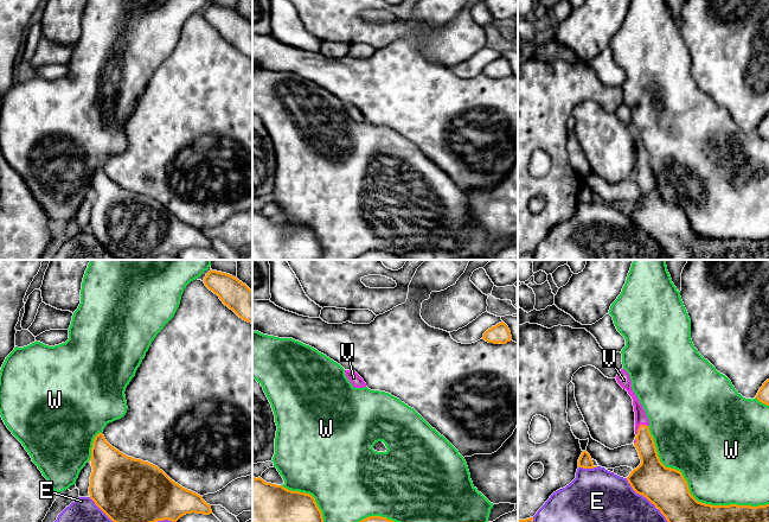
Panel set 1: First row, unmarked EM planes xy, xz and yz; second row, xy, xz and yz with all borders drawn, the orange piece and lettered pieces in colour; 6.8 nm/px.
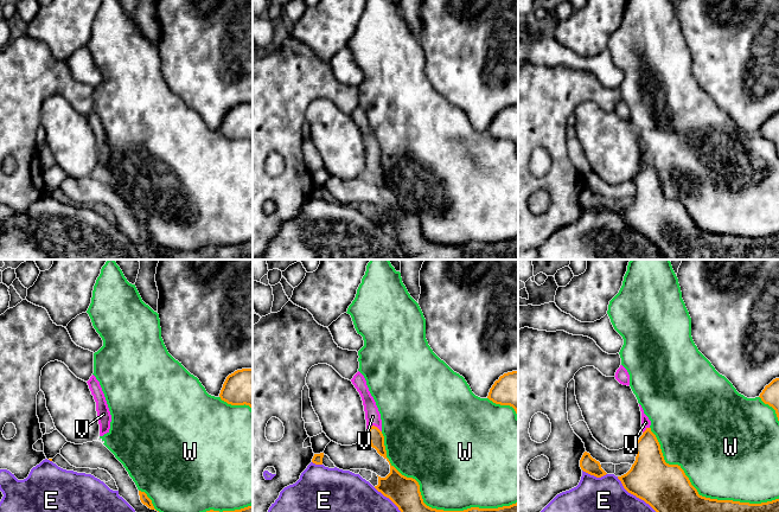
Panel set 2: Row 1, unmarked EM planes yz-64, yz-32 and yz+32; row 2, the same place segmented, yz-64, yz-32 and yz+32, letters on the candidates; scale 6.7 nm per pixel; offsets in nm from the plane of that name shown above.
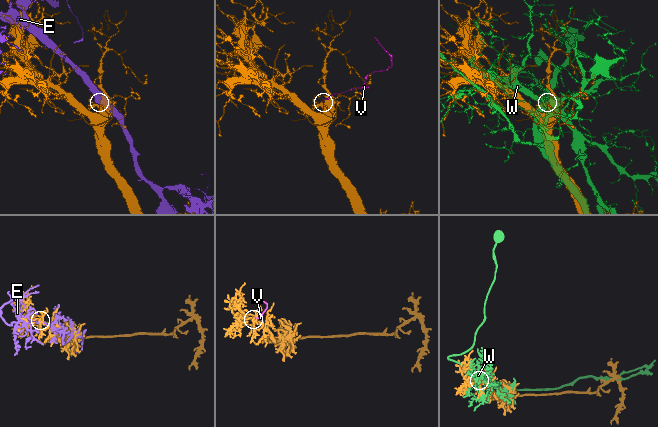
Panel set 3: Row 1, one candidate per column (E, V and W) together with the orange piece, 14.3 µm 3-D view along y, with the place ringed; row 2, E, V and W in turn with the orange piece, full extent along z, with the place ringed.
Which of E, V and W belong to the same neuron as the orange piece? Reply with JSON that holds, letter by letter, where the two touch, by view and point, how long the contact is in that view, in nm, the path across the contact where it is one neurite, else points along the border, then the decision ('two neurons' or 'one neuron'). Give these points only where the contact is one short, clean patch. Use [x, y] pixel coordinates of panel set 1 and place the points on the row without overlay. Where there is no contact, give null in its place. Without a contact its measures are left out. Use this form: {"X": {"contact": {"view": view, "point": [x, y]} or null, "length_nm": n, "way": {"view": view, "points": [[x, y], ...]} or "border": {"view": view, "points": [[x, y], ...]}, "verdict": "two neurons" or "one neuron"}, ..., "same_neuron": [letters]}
{"E": {"contact": {"view": "yz", "point": [648, 234]}, "length_nm": 440, "verdict": "two neurons"}, "V": {"contact": {"view": "yz", "point": [639, 161]}, "length_nm": 100, "verdict": "one neuron"}, "W": {"contact": {"view": "yz", "point": [691, 229]}, "length_nm": 1000, "verdict": "two neurons"}, "same_neuron": ["V"]}

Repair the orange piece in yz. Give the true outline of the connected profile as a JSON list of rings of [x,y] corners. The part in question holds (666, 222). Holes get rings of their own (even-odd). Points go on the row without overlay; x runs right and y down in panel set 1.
[[[621,103],[616,115],[633,133],[636,168],[634,180],[641,193],[627,215],[636,228],[660,244],[669,260],[769,260],[769,238],[711,240],[698,236],[691,229],[683,208],[660,196],[649,166],[649,154],[632,123],[629,108]]]

